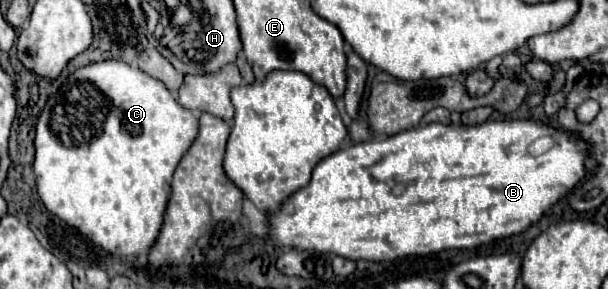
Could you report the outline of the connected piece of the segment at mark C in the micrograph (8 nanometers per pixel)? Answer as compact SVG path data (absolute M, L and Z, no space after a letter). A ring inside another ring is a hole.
M101 61L101 63L93 63L87 65L83 69L77 69L61 87L55 95L49 97L47 105L41 111L41 117L37 121L37 135L35 135L35 175L37 175L37 191L41 201L45 203L45 207L57 215L61 221L65 221L67 225L79 229L89 241L93 241L97 247L101 247L103 251L111 253L111 255L147 255L147 249L151 249L151 245L155 245L155 237L159 237L159 225L163 225L163 209L167 209L167 197L171 195L171 177L175 173L175 165L179 165L183 153L191 147L191 141L195 141L197 137L197 129L199 129L199 121L195 117L195 113L191 113L189 109L181 107L173 95L169 93L169 89L149 77L147 73L129 67L123 61Z

